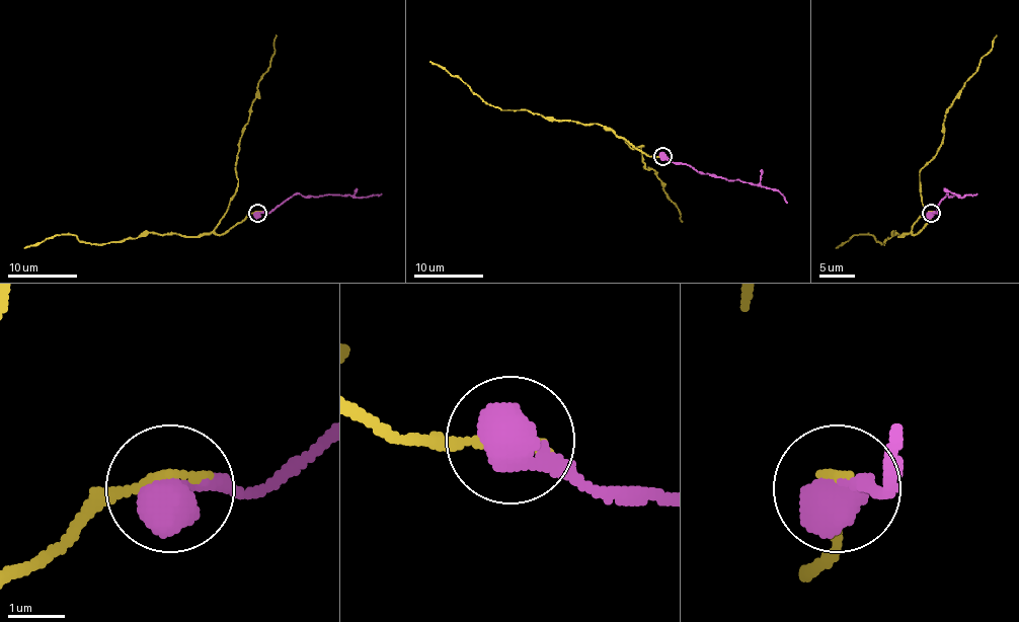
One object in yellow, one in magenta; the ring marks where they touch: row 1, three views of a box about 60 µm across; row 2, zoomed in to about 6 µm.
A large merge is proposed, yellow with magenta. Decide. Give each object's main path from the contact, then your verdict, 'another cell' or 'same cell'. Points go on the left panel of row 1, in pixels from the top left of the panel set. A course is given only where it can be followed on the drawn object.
yellow via (257, 211), (221, 234), (214, 230), (238, 181), (235, 162), (242, 128), (277, 34) | magenta via (257, 213), (269, 213), (296, 193), (365, 198), (382, 193) | same cell

